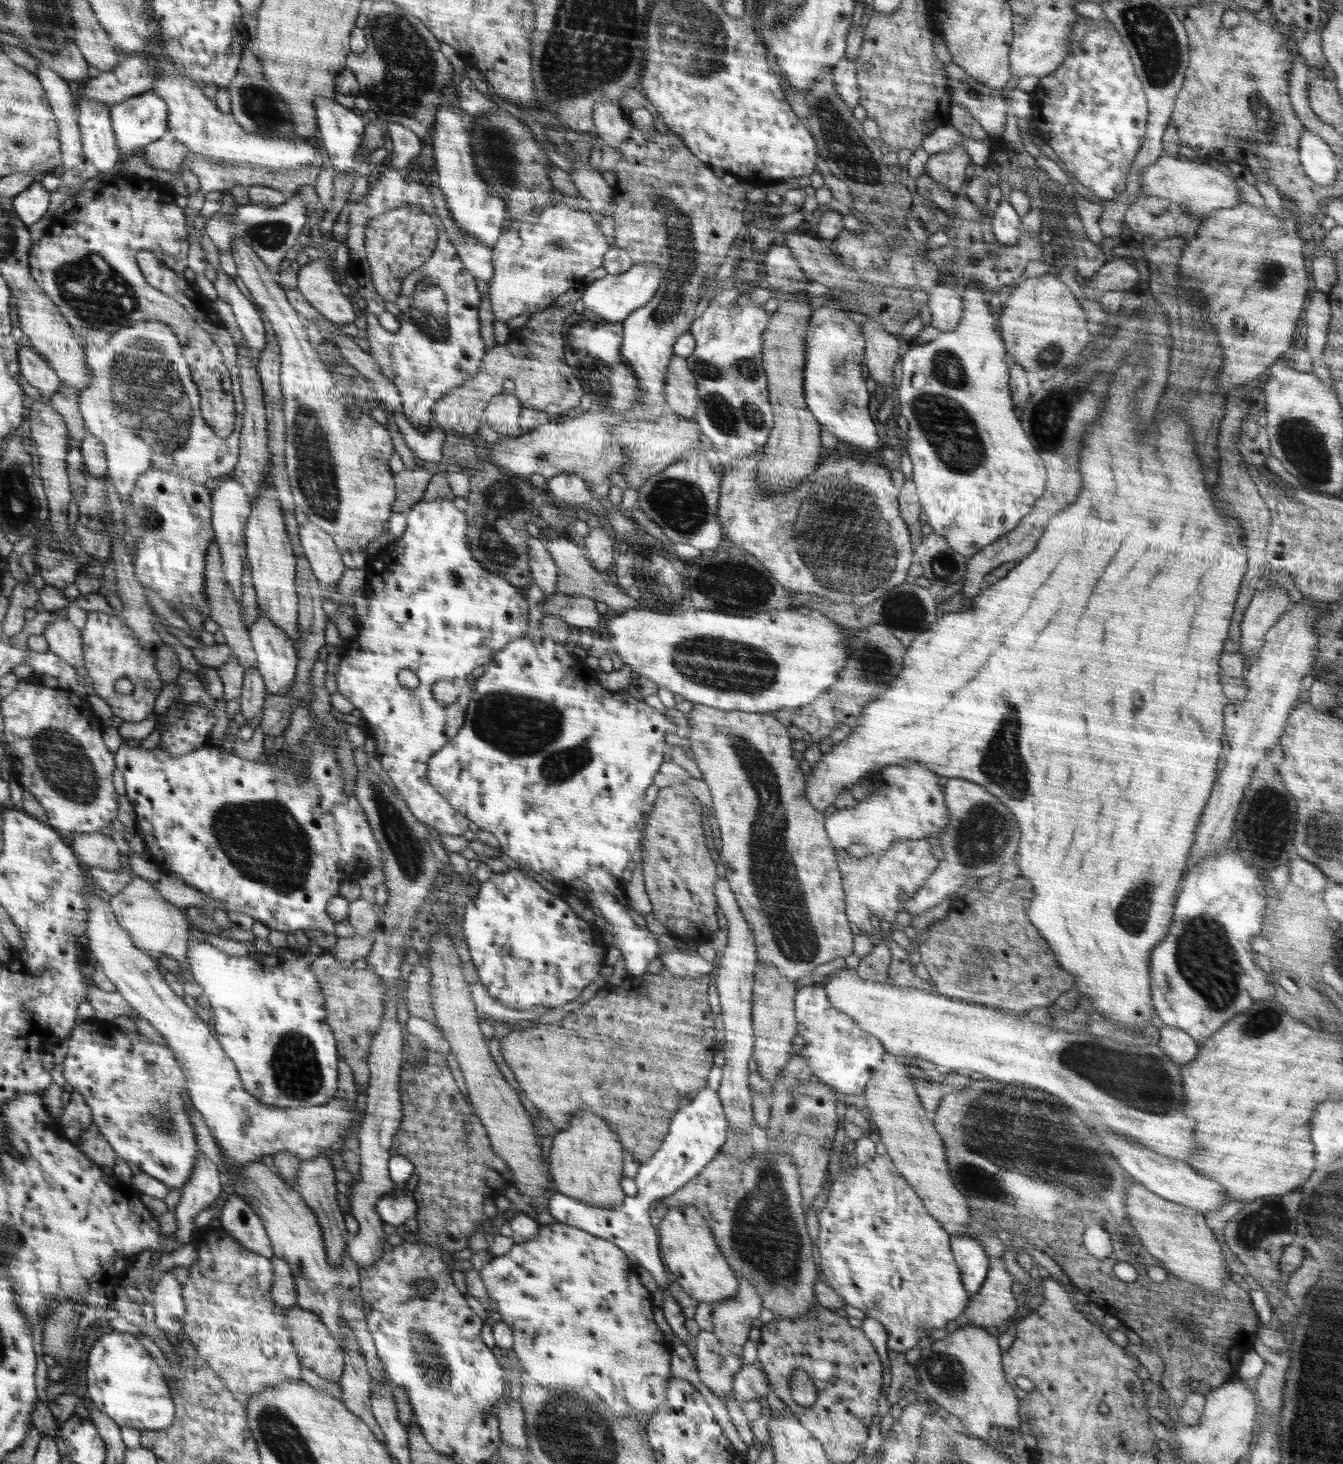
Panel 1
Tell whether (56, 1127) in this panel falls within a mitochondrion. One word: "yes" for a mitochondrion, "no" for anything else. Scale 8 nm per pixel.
no

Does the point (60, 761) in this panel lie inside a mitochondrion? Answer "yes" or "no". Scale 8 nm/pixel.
yes

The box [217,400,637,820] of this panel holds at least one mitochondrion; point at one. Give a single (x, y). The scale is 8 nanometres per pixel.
(512, 723)

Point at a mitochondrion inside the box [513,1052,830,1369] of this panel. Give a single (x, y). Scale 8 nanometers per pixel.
(765, 1236)

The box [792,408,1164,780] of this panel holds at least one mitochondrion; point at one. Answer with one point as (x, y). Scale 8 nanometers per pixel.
(846, 543)

